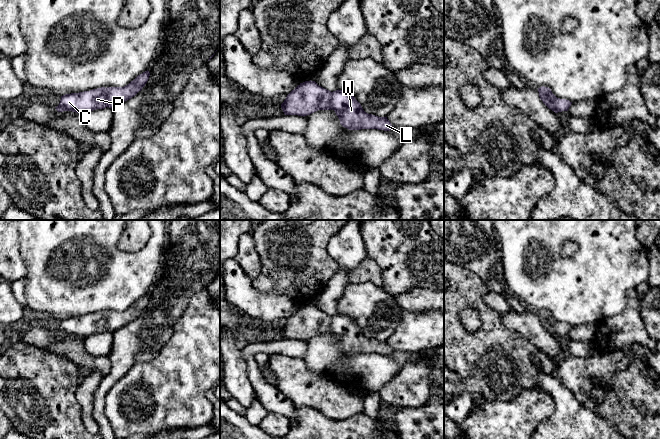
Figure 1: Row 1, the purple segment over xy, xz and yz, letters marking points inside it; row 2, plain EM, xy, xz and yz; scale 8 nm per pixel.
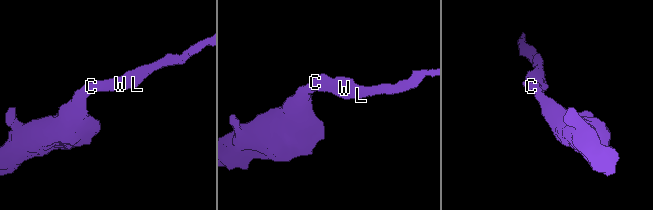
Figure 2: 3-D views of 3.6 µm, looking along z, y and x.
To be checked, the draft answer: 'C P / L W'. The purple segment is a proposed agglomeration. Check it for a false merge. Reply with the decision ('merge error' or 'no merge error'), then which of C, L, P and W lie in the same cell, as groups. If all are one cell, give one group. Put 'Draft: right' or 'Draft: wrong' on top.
Draft: wrong
no merge error; groups C L P W

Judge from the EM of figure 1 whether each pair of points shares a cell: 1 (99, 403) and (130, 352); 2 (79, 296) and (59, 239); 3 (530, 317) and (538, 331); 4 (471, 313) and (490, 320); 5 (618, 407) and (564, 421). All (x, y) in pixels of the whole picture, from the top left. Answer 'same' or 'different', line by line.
1: same
2: same
3: same
4: different
5: different

